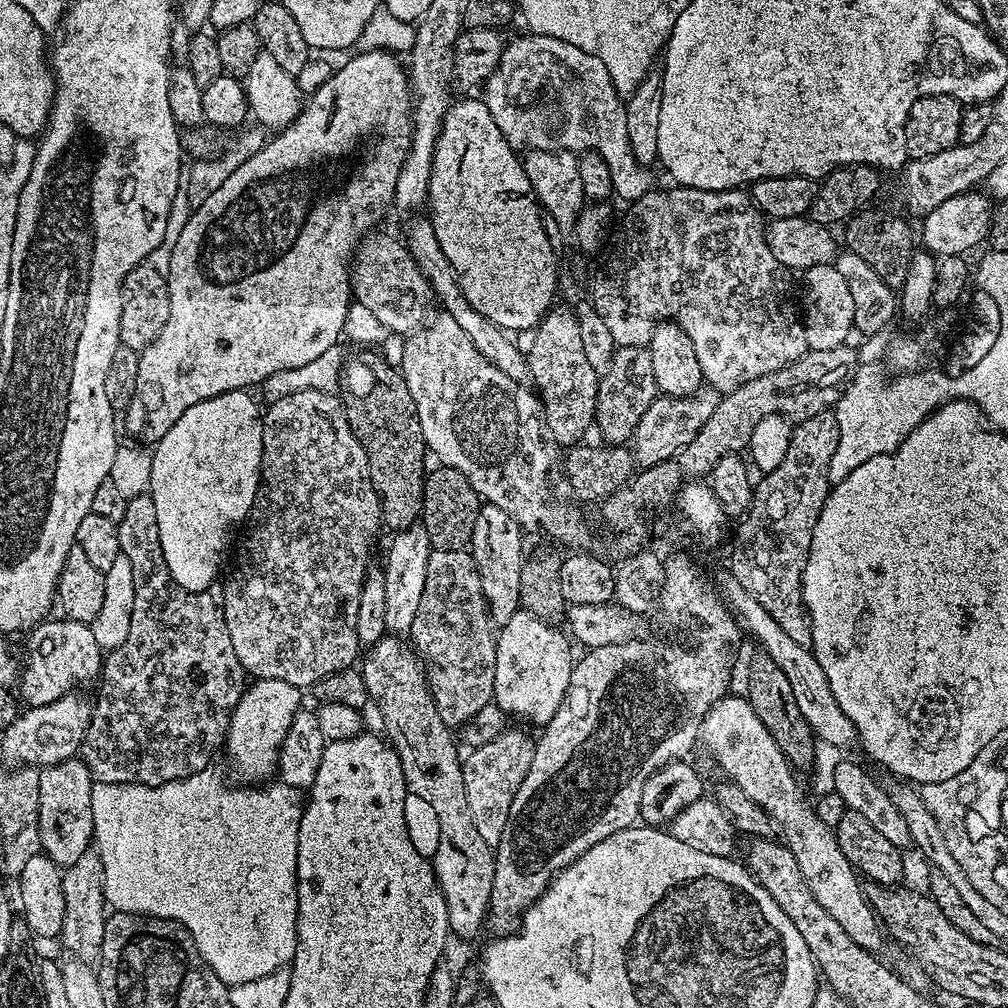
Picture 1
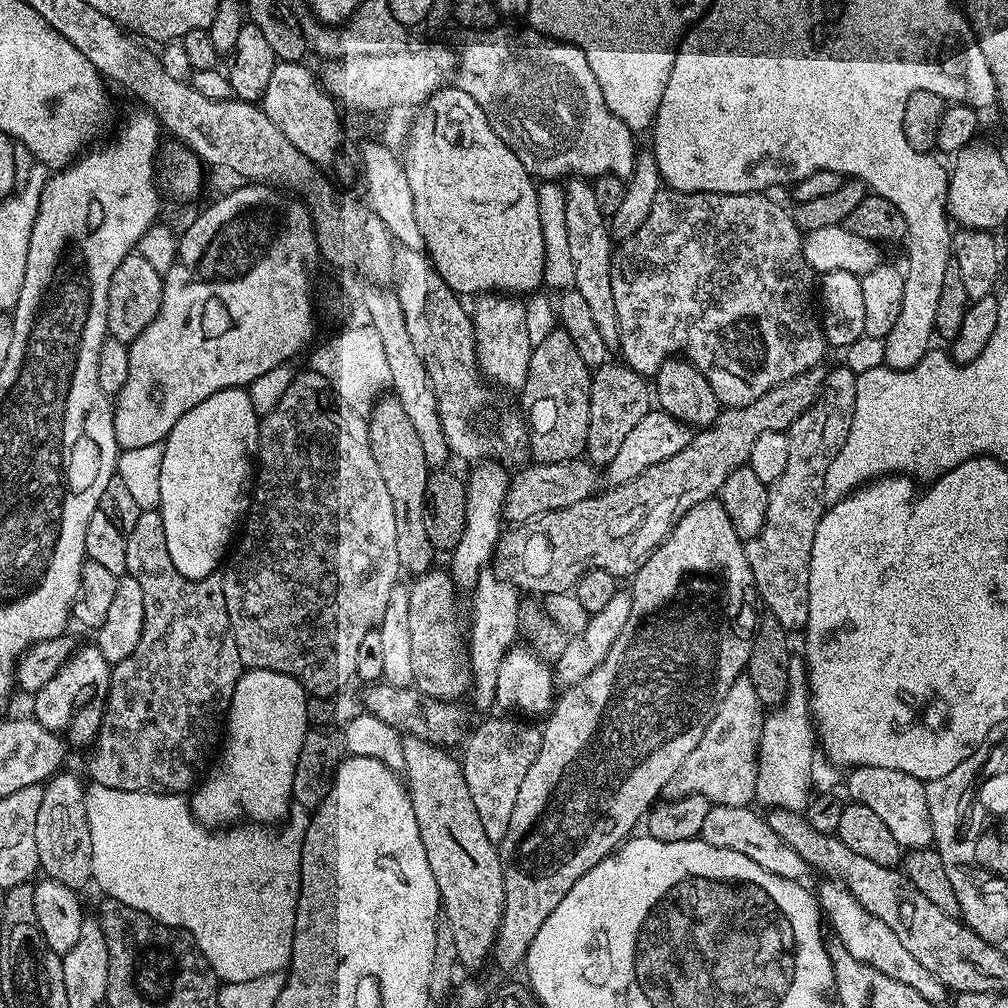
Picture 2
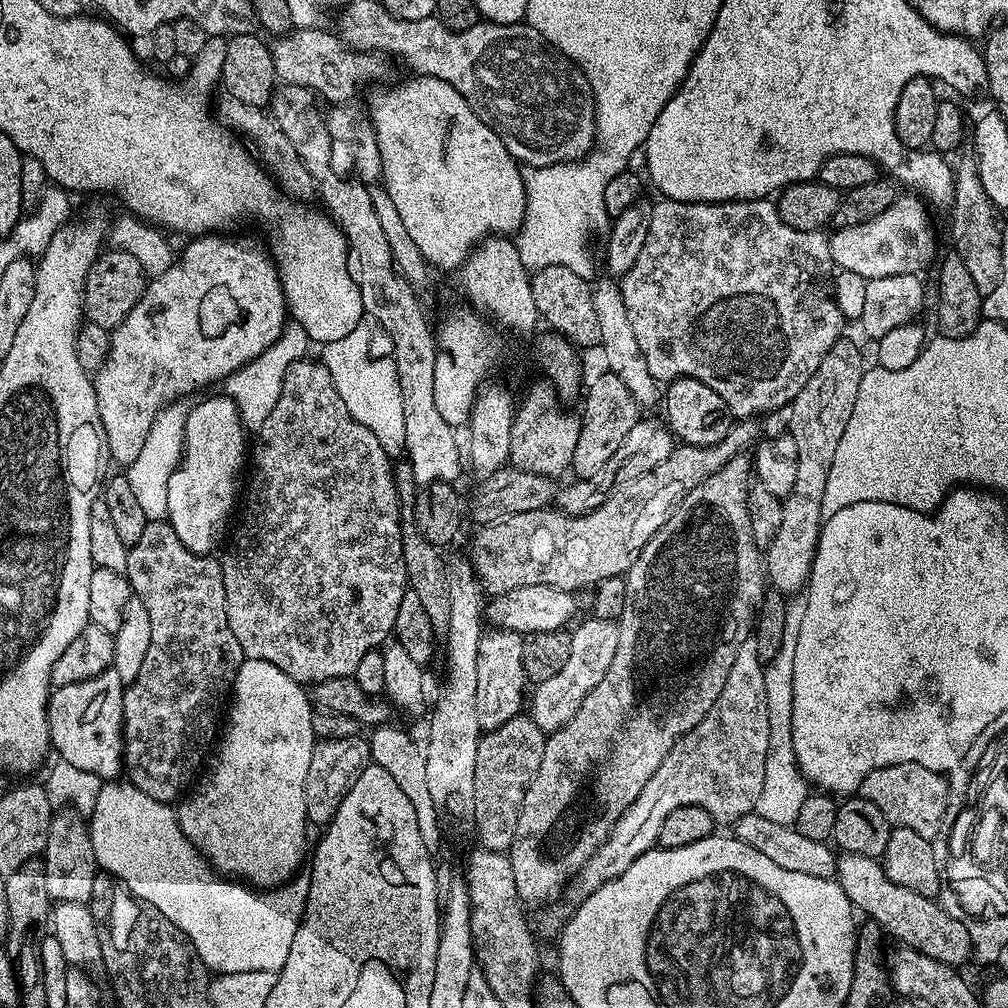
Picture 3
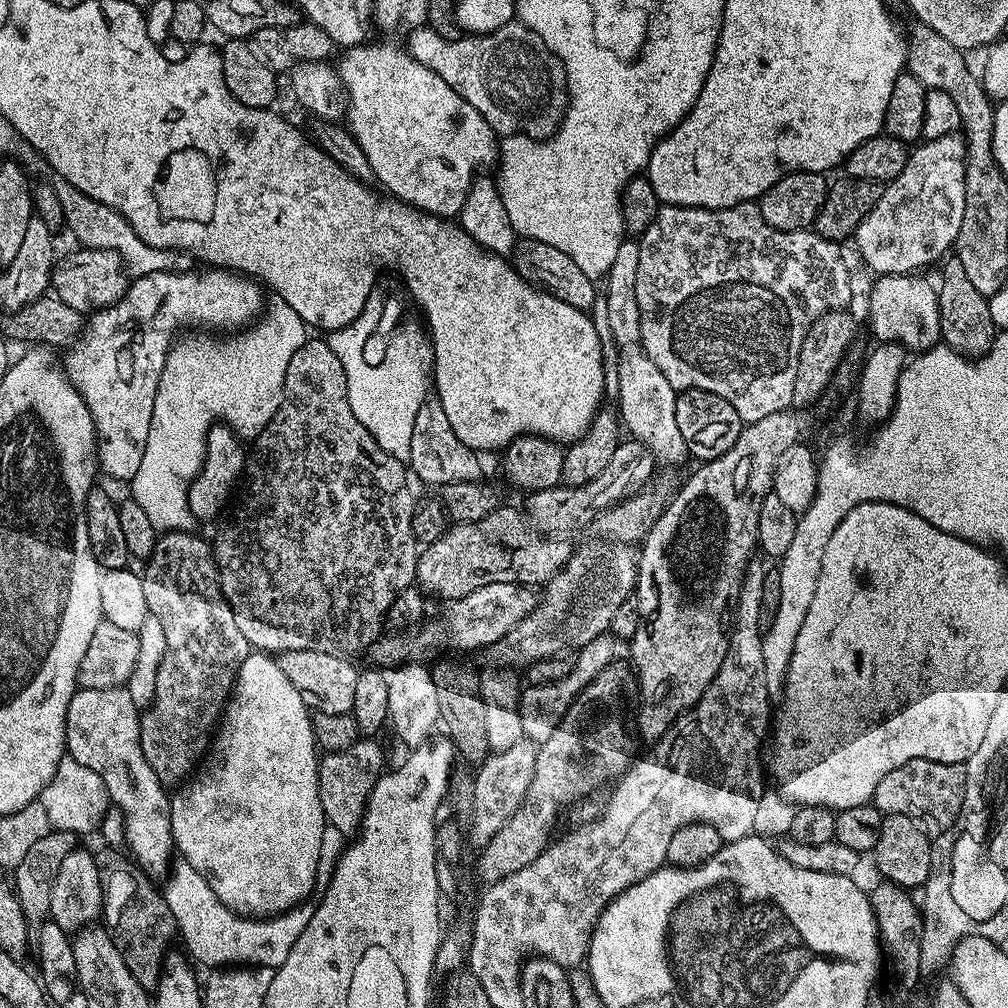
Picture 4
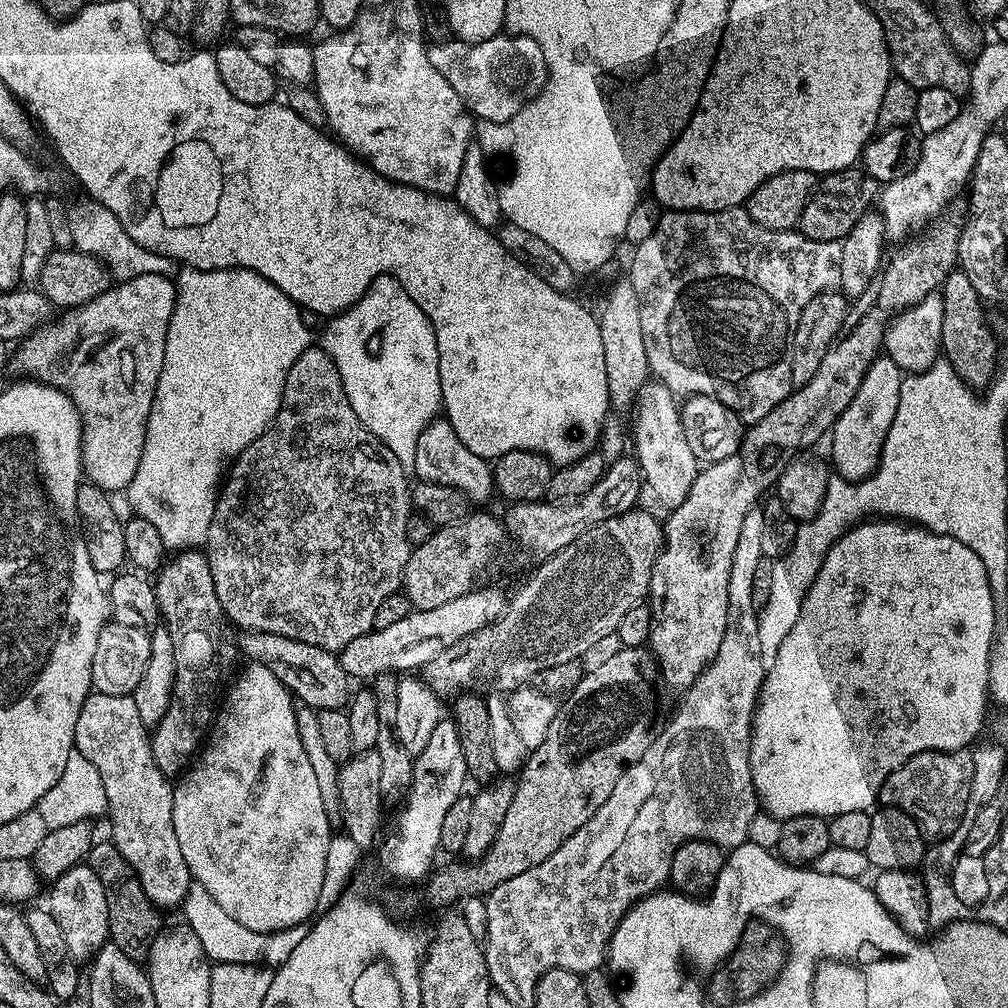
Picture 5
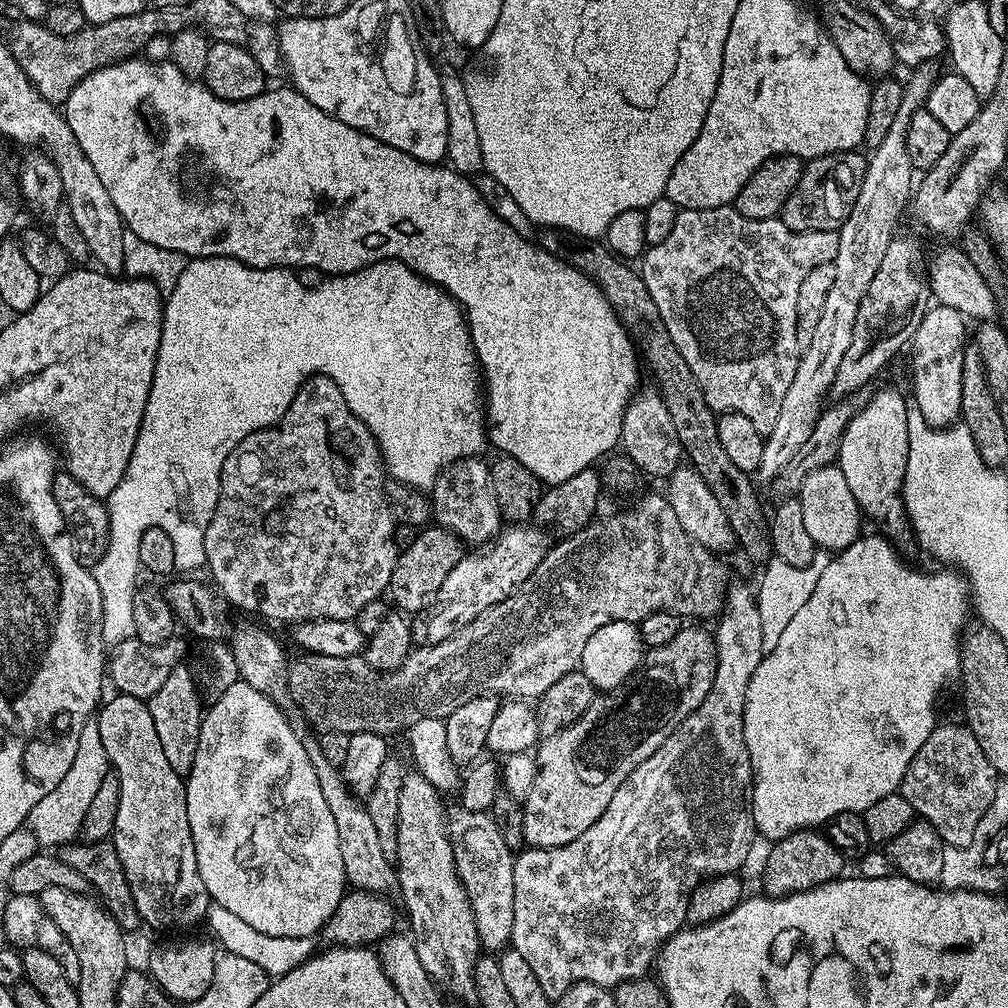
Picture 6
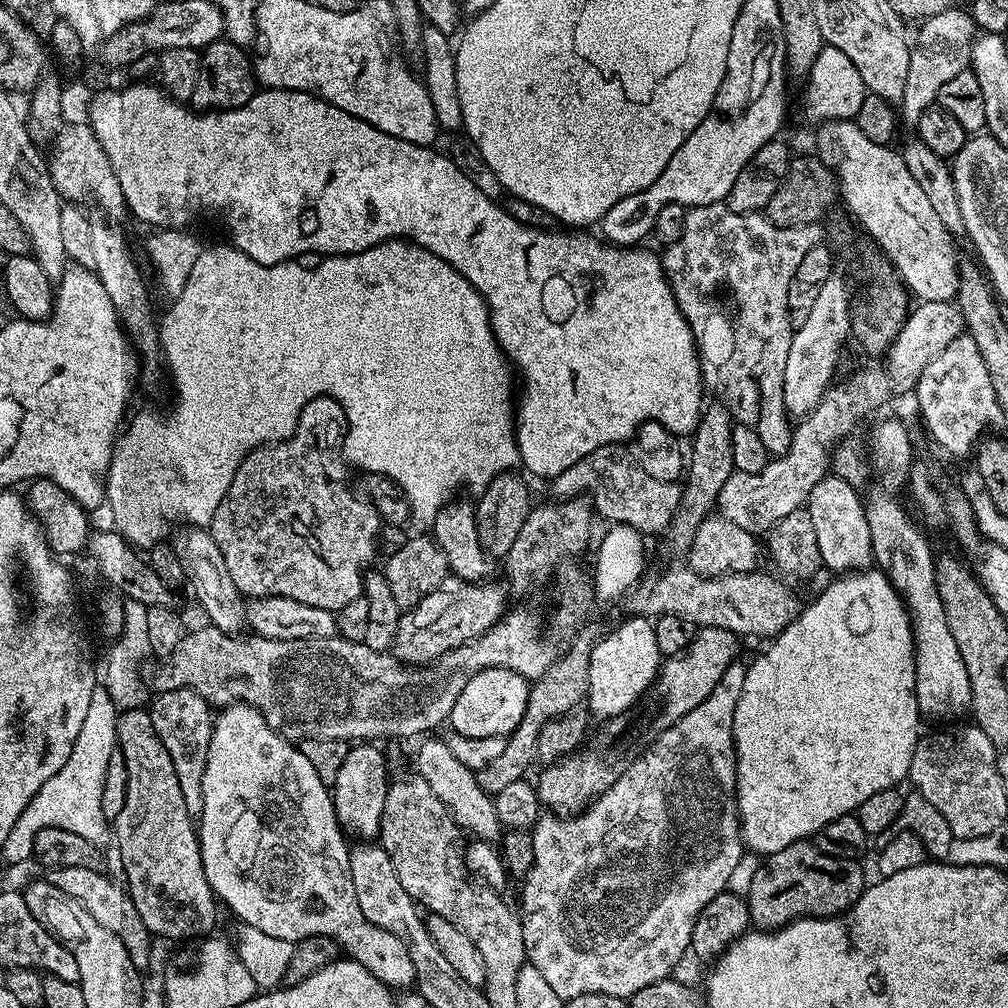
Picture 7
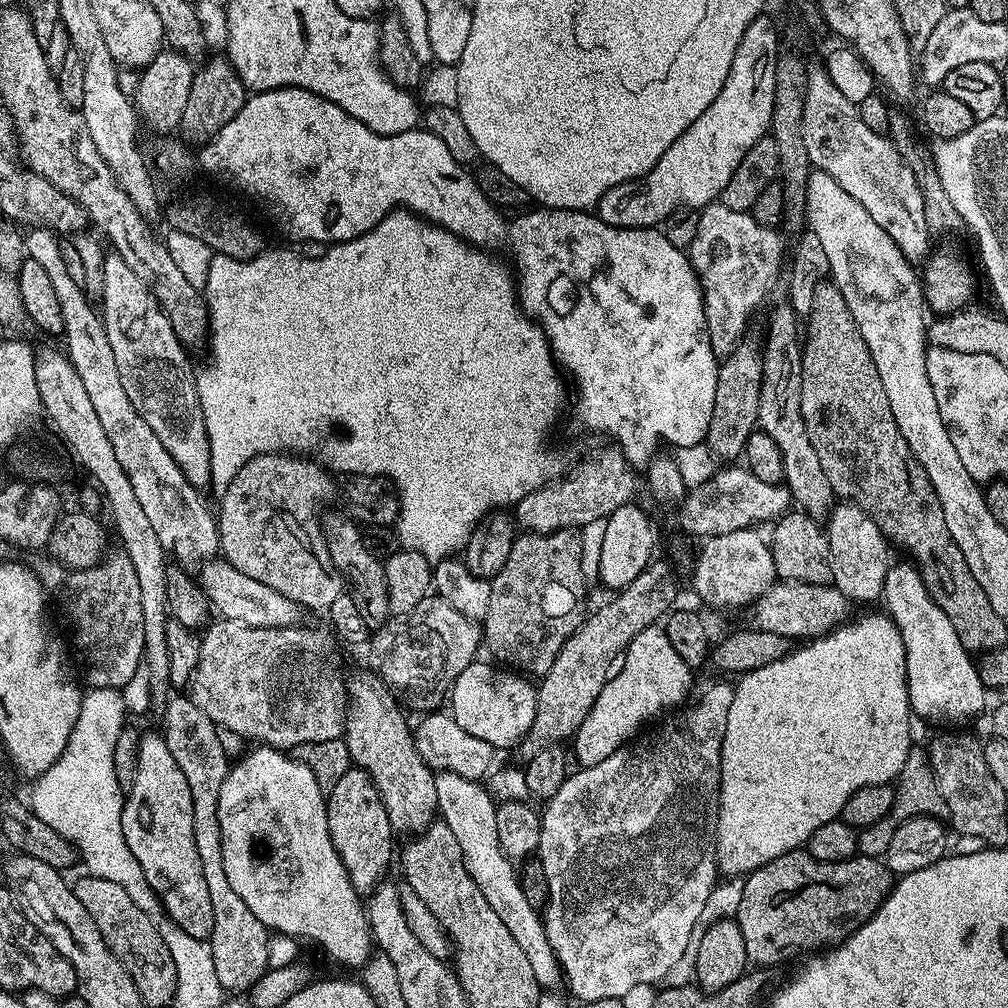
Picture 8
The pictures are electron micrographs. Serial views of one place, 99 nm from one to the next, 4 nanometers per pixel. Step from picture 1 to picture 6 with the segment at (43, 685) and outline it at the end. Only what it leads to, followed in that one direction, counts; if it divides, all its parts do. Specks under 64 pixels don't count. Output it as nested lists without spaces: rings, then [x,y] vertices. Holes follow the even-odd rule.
[[[116,694],[113,697],[113,700],[105,699],[99,705],[94,722],[102,736],[102,746],[106,746],[111,771],[121,786],[121,802],[110,841],[121,858],[136,910],[141,921],[152,928],[188,928],[202,924],[212,903],[202,883],[202,874],[198,874],[198,858],[194,858],[194,840],[190,834],[190,820],[186,818],[185,777],[180,776],[166,759],[147,703],[137,696]]]

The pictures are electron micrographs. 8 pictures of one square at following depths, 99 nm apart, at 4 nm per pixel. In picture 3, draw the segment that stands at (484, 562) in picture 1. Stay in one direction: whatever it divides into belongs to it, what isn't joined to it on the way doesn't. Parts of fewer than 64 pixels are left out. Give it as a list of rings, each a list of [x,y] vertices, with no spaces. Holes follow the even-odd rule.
[[[505,628],[485,631],[478,642],[478,722],[481,733],[493,732],[515,716],[526,704],[526,677],[522,666],[524,636]]]

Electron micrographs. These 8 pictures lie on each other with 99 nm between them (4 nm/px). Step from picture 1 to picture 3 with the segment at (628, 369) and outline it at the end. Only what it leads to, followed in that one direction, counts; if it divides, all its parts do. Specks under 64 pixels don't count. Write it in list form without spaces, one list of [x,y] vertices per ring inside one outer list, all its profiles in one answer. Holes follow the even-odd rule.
[[[601,370],[589,384],[587,381],[583,400],[584,409],[578,412],[578,446],[574,446],[574,458],[570,469],[571,475],[581,480],[598,474],[598,470],[602,470],[602,466],[606,466],[606,462],[614,458],[618,446],[626,442],[626,434],[630,434],[630,429],[642,418],[642,406],[632,397],[626,382],[622,382],[618,374],[607,370]]]

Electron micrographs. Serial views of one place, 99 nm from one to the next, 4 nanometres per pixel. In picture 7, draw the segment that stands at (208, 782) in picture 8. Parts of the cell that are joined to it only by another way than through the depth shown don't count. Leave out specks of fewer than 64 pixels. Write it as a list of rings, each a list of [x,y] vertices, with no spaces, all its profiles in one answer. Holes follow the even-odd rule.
[[[179,688],[159,693],[151,701],[150,711],[154,730],[158,738],[162,738],[162,746],[166,746],[170,762],[174,762],[174,774],[178,774],[182,798],[186,798],[186,810],[193,818],[199,817],[202,810],[202,774],[206,774],[206,754],[210,750],[214,723],[213,709],[194,690]]]

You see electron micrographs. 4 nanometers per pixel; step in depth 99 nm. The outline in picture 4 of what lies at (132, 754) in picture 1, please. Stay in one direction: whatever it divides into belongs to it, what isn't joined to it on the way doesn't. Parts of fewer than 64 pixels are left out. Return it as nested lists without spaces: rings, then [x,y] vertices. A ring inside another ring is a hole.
[[[191,531],[183,532],[165,532],[157,535],[154,550],[146,557],[145,568],[142,568],[140,581],[142,582],[142,590],[146,593],[146,606],[149,613],[154,618],[158,618],[158,622],[162,622],[162,630],[166,630],[166,650],[162,654],[162,662],[158,666],[158,674],[154,682],[154,698],[148,703],[147,708],[143,709],[140,717],[140,741],[142,742],[142,754],[146,758],[146,762],[150,762],[150,770],[154,770],[154,774],[162,781],[165,786],[172,784],[179,785],[181,782],[187,781],[193,775],[194,769],[205,759],[206,753],[210,748],[210,741],[213,739],[214,733],[222,719],[224,705],[227,704],[229,696],[232,695],[232,686],[236,683],[236,675],[242,666],[242,662],[246,662],[250,651],[250,645],[246,642],[246,638],[242,638],[242,630],[238,630],[238,622],[234,622],[234,614],[230,610],[230,606],[226,602],[226,598],[220,589],[220,575],[216,569],[216,553],[213,545],[208,544],[200,536],[191,536]]]

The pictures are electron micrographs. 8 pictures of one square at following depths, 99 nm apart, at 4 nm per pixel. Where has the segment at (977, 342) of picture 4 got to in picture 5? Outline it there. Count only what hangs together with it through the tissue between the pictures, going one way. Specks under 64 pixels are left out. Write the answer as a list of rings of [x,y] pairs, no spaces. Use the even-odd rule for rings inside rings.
[[[953,270],[942,285],[944,297],[944,318],[942,324],[942,356],[952,365],[958,378],[966,387],[973,390],[987,389],[998,375],[996,364],[996,344],[998,336],[984,325],[984,316],[980,313],[981,297],[976,295],[974,286],[970,286],[970,278],[959,270]]]

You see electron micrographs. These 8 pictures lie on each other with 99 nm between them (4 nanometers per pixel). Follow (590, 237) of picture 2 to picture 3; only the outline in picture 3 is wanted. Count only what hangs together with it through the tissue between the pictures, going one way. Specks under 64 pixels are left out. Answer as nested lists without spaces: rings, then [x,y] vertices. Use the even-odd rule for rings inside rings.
[[[612,278],[595,281],[592,289],[592,301],[594,302],[594,315],[598,318],[598,334],[600,342],[599,351],[604,351],[604,360],[607,371],[618,374],[641,406],[657,403],[658,381],[650,374],[646,366],[646,360],[642,358],[642,352],[638,350],[638,341],[634,338],[634,330],[630,326],[630,318],[626,314],[626,306],[622,302],[620,287]],[[657,388],[657,392],[656,392]]]

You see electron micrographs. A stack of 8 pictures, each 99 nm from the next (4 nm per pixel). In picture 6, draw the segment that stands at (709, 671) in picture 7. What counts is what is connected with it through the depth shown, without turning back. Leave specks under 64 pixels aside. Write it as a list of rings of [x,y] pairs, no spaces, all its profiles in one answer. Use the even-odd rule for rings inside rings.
[[[681,627],[680,632],[674,634],[674,638],[664,648],[649,648],[646,656],[648,660],[664,660],[664,672],[662,669],[656,668],[653,672],[646,673],[644,680],[637,682],[636,692],[640,697],[637,698],[636,704],[640,708],[624,708],[625,689],[623,687],[615,688],[612,691],[601,691],[599,694],[593,695],[590,706],[586,706],[586,712],[580,718],[570,726],[563,728],[558,734],[545,736],[539,741],[534,752],[536,758],[534,782],[530,786],[530,794],[526,794],[526,798],[522,802],[524,813],[520,816],[520,832],[524,835],[523,843],[527,847],[561,848],[574,842],[574,838],[586,834],[586,830],[590,830],[590,826],[594,826],[594,822],[598,822],[598,818],[602,818],[606,806],[610,806],[610,798],[614,798],[614,794],[618,794],[618,786],[622,786],[622,782],[626,782],[626,778],[630,778],[630,774],[634,774],[634,770],[638,770],[638,766],[642,766],[642,762],[646,762],[646,758],[650,758],[650,754],[654,754],[654,750],[658,750],[658,746],[662,746],[662,742],[666,742],[666,738],[670,738],[670,734],[674,734],[674,730],[678,730],[678,726],[682,726],[682,722],[686,722],[686,718],[690,714],[694,714],[694,710],[698,710],[698,706],[702,706],[706,694],[710,694],[710,686],[714,686],[714,674],[716,673],[716,642],[709,629],[707,632],[704,628]]]

